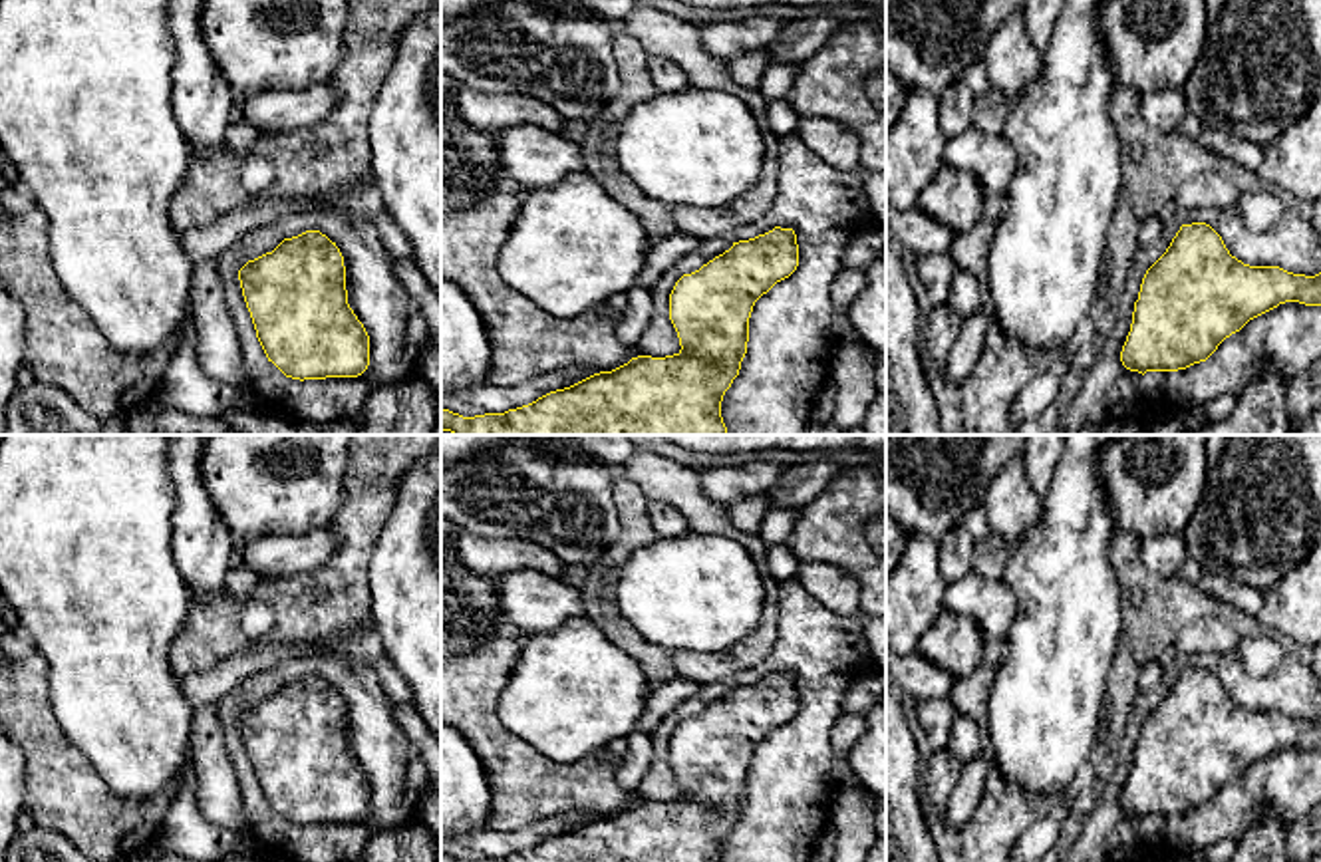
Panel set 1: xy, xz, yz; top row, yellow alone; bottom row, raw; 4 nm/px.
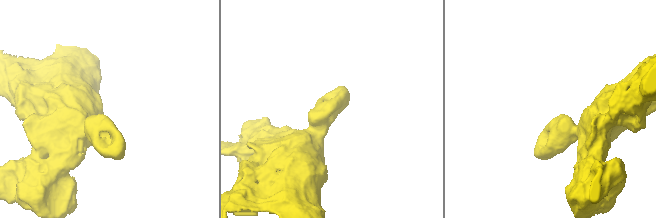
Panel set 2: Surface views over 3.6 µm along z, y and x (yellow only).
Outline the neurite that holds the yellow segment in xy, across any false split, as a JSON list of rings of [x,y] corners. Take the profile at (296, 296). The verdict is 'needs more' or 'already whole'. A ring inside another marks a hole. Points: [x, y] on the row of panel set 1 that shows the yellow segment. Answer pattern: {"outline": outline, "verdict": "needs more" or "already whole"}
{"outline": [[[320,230],[284,238],[272,252],[238,270],[256,338],[286,377],[358,377],[369,365],[369,336],[348,304],[346,266],[336,242]]], "verdict": "already whole"}

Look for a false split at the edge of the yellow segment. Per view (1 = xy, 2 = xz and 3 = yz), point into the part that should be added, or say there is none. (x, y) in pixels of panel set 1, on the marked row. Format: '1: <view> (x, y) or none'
1: none
2: none
3: none

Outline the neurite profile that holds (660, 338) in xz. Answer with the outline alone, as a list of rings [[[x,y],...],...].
[[[731,236],[701,240],[699,248],[679,258],[652,288],[654,314],[638,342],[640,356],[665,358],[679,354],[679,338],[669,320],[669,294],[683,274],[699,270],[703,264],[733,246]]]

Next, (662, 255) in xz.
[[[671,232],[669,236],[652,242],[646,264],[636,278],[636,284],[654,288],[656,282],[683,256],[697,250],[699,238],[683,232]]]

